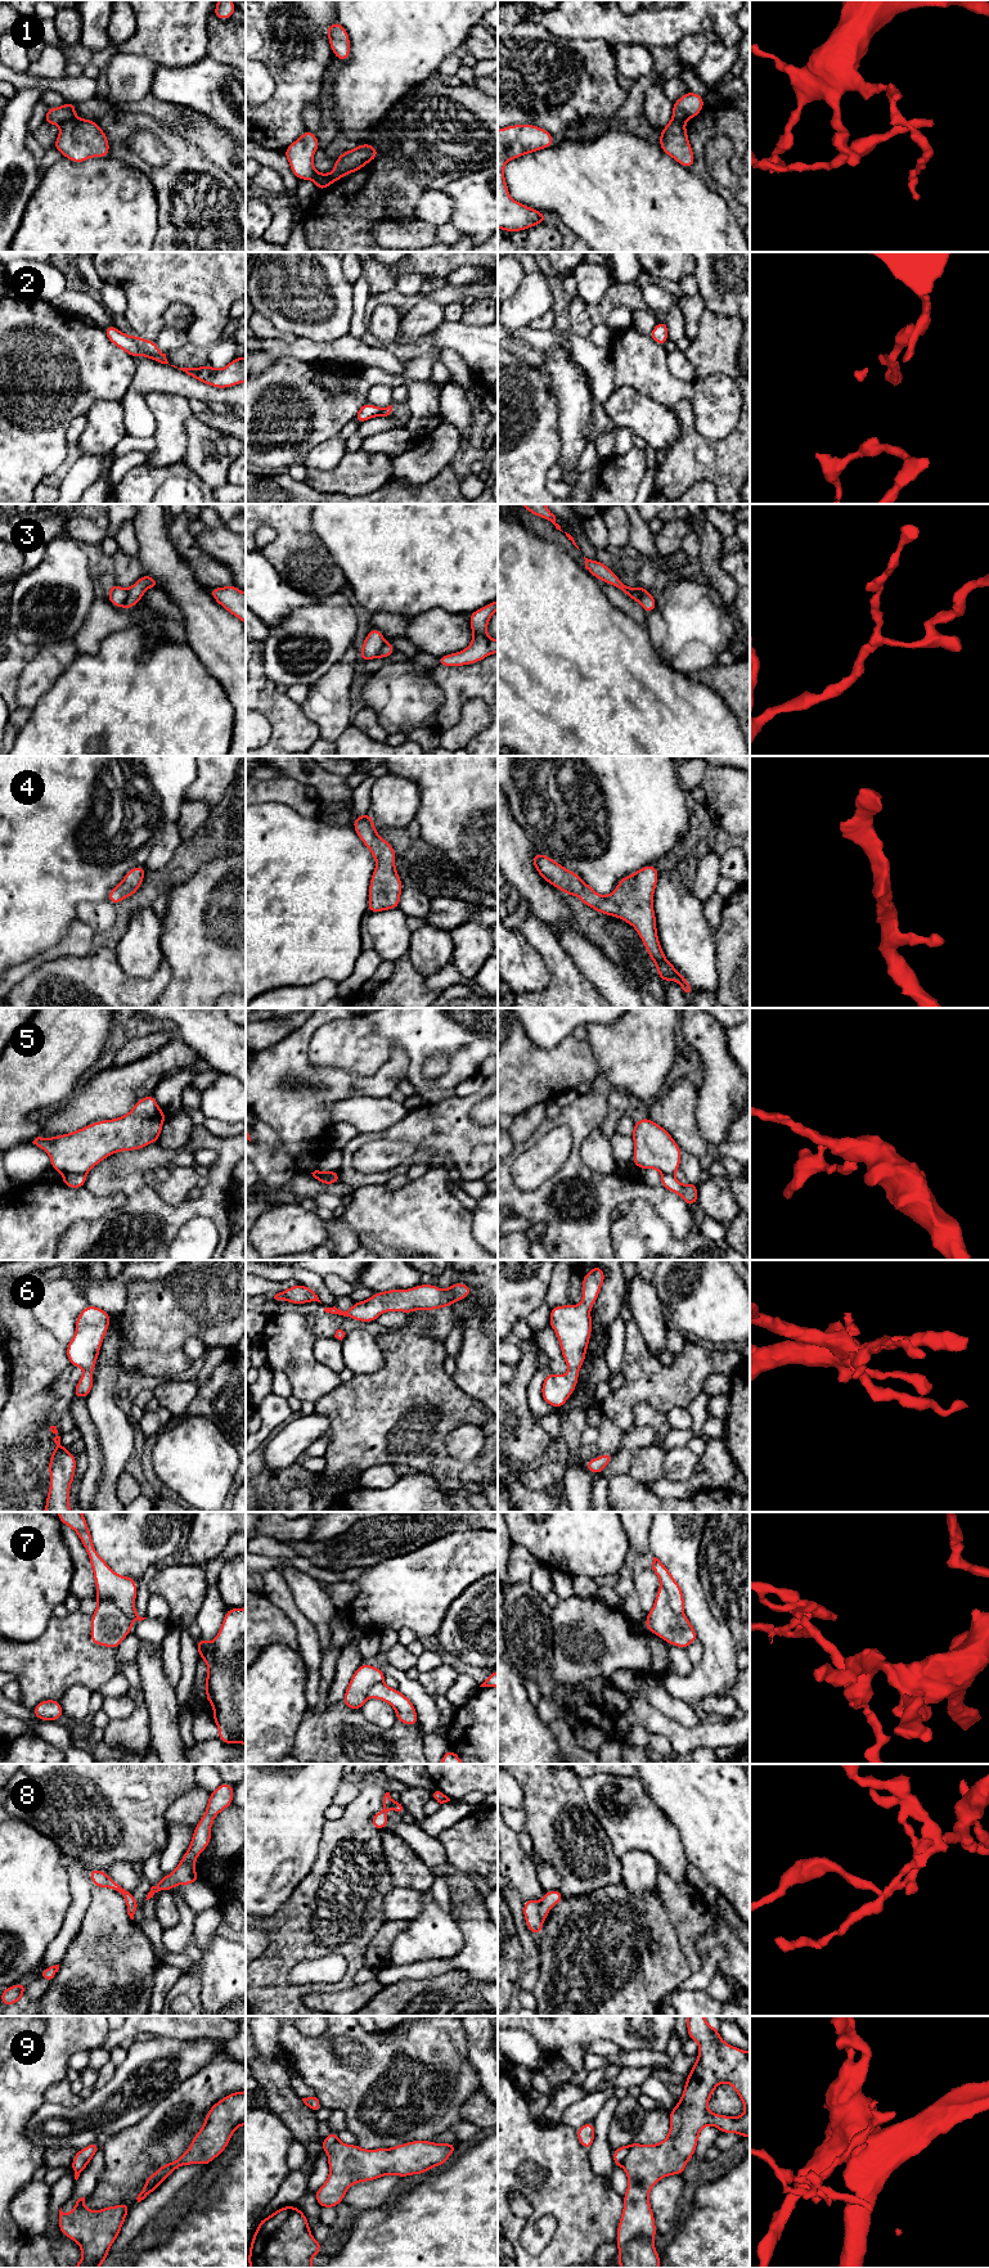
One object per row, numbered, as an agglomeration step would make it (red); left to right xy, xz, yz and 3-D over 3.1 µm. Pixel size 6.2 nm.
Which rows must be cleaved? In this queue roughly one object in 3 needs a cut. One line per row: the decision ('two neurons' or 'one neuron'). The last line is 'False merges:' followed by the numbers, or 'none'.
1: two neurons
2: one neuron
3: two neurons
4: one neuron
5: two neurons
6: one neuron
7: two neurons
8: one neuron
9: two neurons
False merges: 1, 3, 5, 7, 9

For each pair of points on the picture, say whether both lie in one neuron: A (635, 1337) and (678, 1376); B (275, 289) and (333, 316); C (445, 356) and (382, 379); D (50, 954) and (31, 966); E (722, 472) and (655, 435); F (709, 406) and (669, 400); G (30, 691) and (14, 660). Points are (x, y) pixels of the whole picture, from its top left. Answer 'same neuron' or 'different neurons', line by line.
A: same neuron
B: same neuron
C: different neurons
D: same neuron
E: different neurons
F: same neuron
G: different neurons

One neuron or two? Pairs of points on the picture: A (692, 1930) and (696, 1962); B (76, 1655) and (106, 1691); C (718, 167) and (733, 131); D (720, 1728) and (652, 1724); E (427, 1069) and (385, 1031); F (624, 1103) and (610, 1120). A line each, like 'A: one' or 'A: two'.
A: one
B: two
C: two
D: one
E: two
F: one

